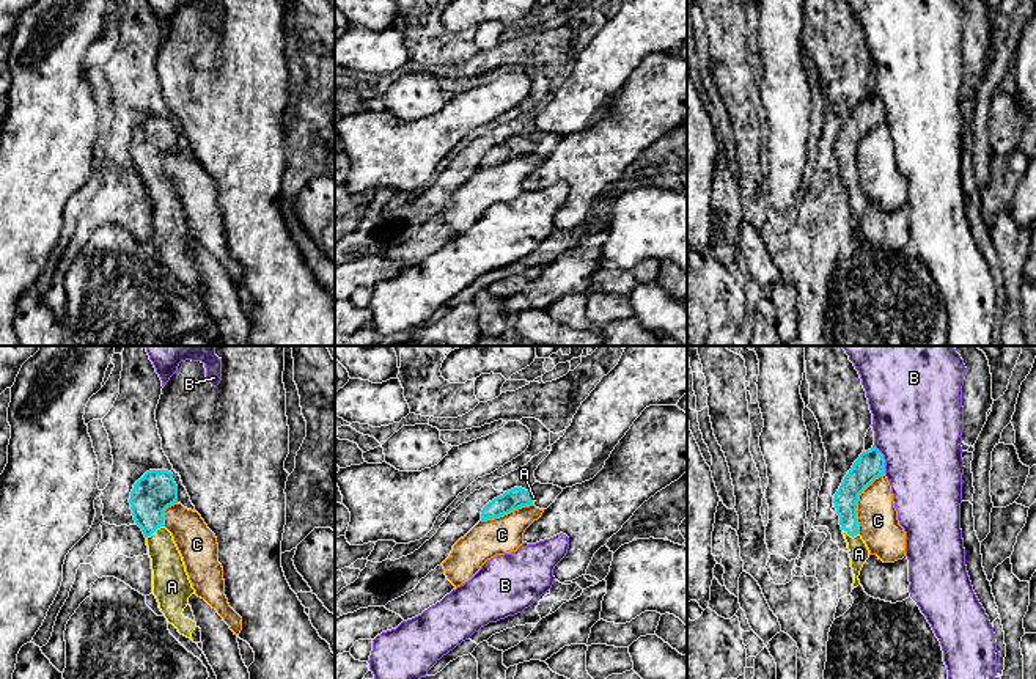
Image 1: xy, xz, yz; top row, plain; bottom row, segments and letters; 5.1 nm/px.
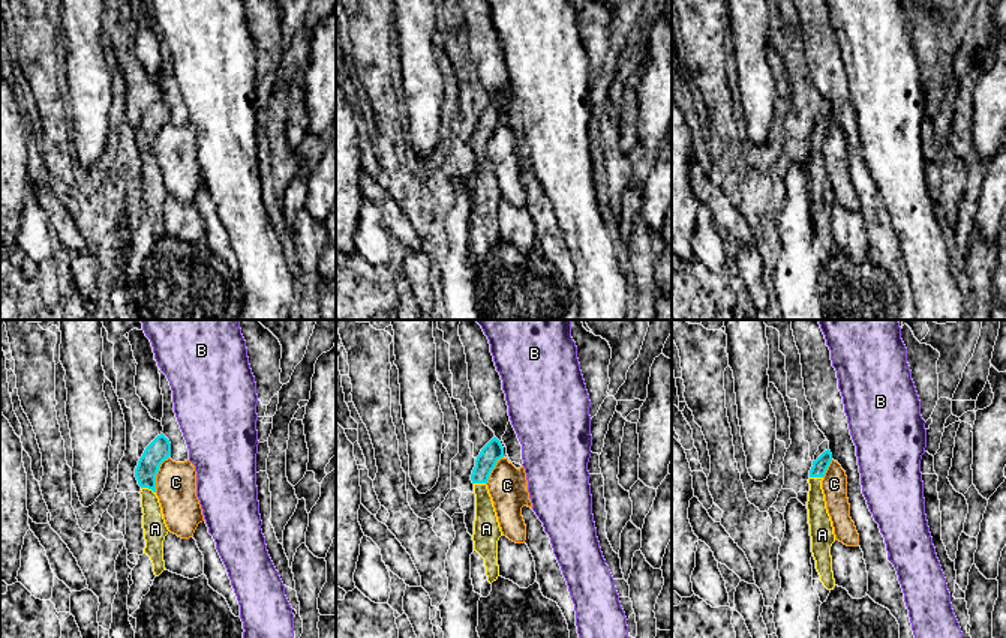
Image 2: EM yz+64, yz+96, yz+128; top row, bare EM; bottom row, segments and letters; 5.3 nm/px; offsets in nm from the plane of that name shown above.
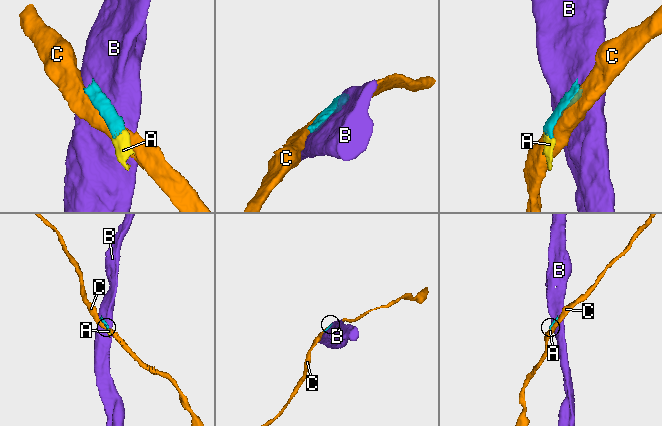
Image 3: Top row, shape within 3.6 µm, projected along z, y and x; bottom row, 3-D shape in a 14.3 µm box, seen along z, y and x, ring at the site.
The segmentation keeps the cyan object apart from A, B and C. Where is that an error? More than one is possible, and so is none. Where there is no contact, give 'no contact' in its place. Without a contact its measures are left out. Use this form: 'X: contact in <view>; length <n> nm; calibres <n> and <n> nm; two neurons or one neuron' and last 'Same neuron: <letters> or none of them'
A: contact in xy; length 110 nm; calibres 200 and 180 nm; one neuron
B: contact in yz; length 160 nm; calibres 140 and 460 nm; two neurons
C: contact in yz; length 340 nm; calibres 140 and 200 nm; two neurons
Same neuron: A

